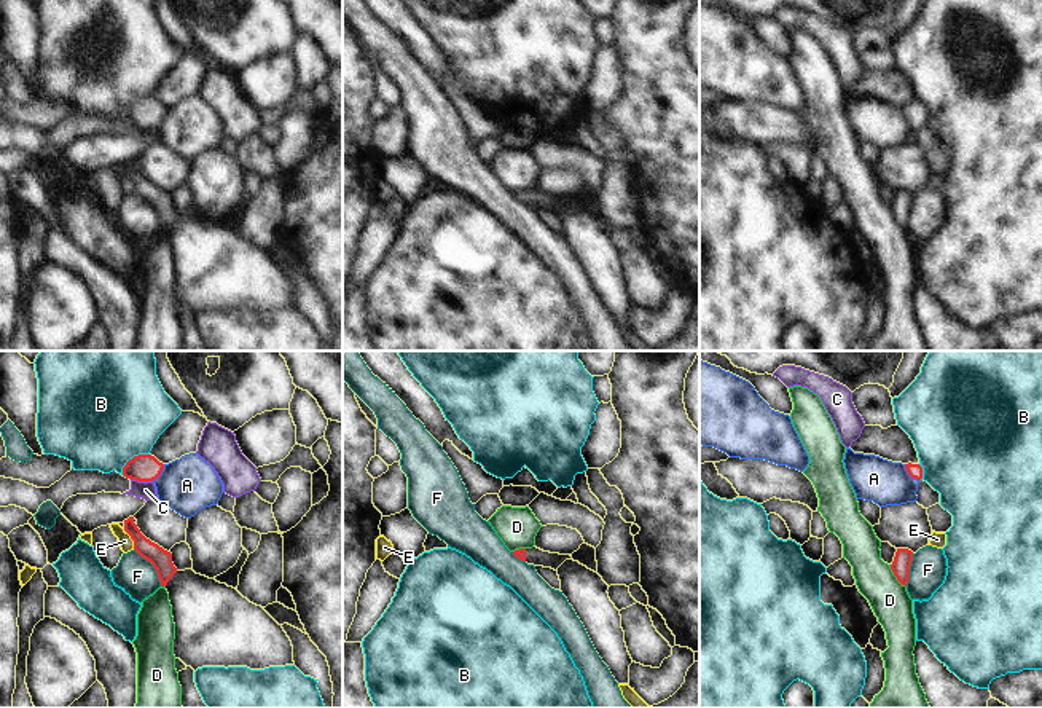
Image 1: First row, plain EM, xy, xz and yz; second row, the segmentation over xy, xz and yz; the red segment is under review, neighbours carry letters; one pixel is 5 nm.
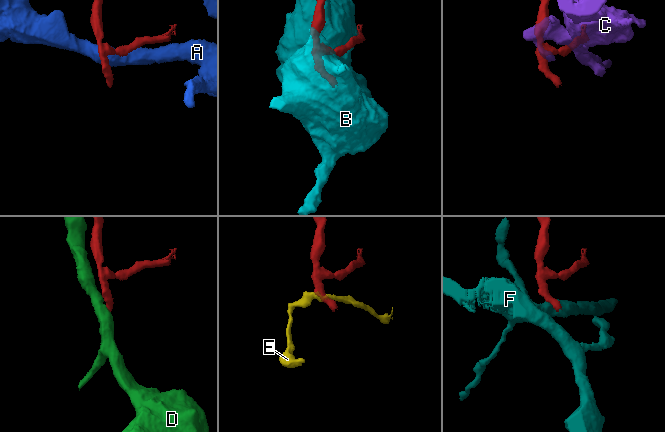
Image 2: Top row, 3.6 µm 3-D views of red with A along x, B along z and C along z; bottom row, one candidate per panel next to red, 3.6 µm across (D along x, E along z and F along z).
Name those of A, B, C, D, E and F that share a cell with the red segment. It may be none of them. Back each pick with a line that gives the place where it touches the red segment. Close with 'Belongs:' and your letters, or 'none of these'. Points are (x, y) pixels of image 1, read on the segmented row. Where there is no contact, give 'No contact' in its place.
Belongs: none of these.

